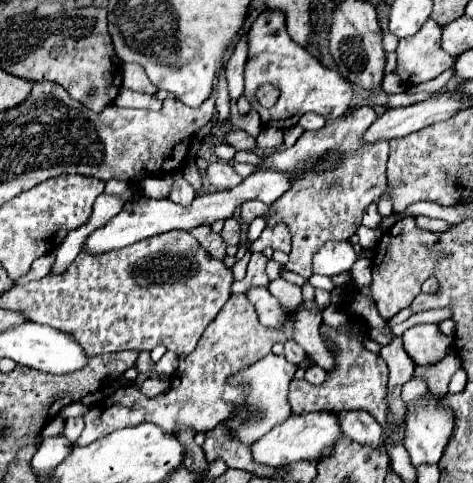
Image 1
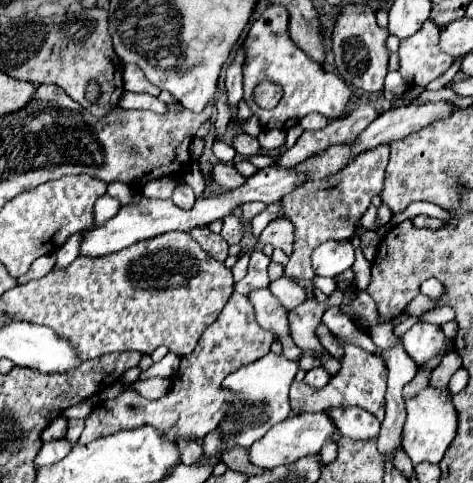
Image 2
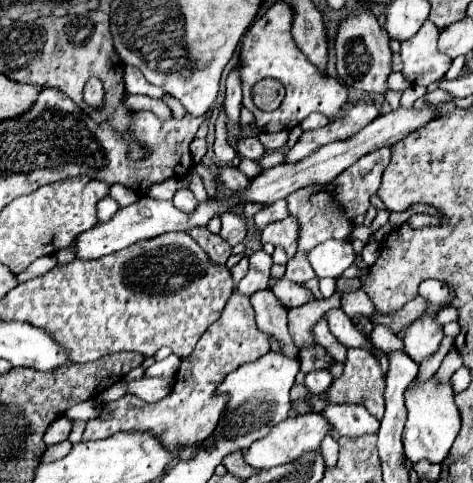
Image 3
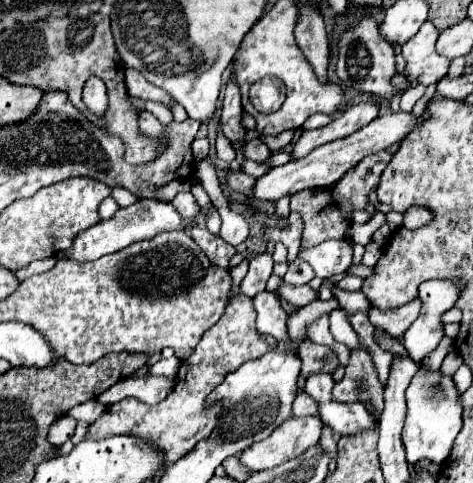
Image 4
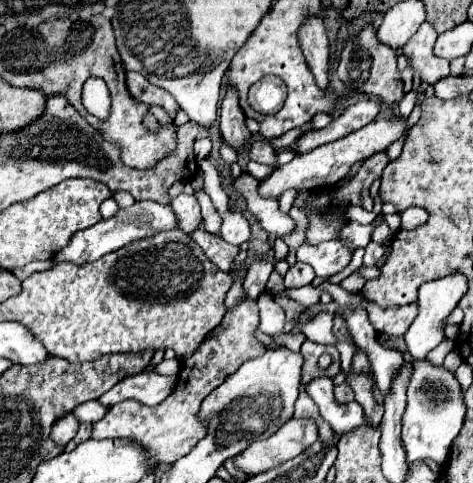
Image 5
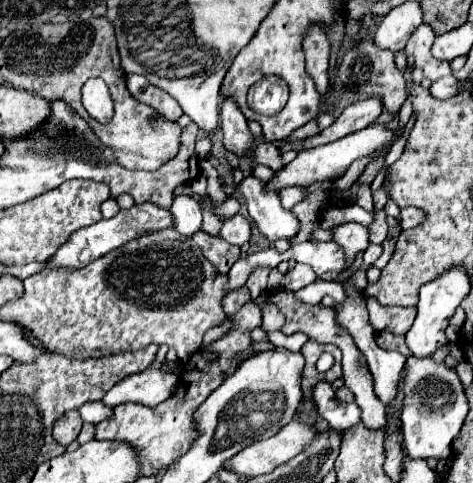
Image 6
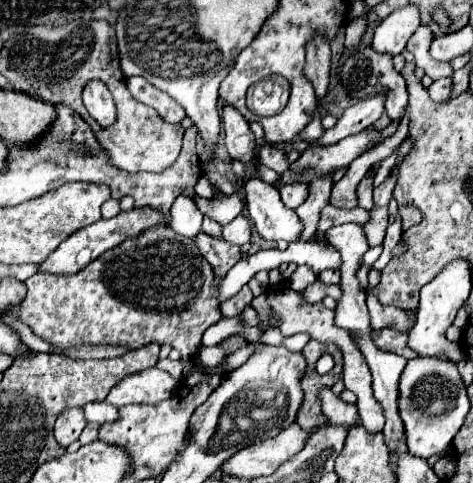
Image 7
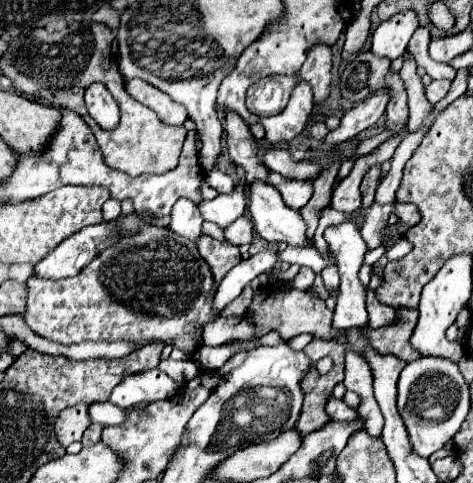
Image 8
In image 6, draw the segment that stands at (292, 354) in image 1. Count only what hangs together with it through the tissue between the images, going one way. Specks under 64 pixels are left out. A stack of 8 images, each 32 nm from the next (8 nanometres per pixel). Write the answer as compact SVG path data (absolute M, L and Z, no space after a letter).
M266 304L262 308L262 330L264 332L272 332L272 330L280 330L284 324L284 316L280 314L280 310L272 304Z

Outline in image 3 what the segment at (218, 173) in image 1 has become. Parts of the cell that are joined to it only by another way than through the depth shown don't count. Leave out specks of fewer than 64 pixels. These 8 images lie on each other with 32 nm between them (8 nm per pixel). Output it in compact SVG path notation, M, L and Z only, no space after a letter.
M224 166L218 178L220 178L222 184L224 184L228 190L232 190L232 192L238 192L238 190L242 190L242 188L248 188L248 184L250 184L250 180L252 180L252 178L248 178L246 174L242 174L238 168L232 168L232 166Z

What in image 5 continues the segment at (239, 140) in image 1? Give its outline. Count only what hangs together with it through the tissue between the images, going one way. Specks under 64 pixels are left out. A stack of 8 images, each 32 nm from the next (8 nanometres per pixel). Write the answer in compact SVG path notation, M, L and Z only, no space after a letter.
M256 140L252 142L250 146L250 158L254 162L260 162L260 164L268 164L272 168L278 168L278 160L276 160L276 150L270 142L264 142L264 140Z

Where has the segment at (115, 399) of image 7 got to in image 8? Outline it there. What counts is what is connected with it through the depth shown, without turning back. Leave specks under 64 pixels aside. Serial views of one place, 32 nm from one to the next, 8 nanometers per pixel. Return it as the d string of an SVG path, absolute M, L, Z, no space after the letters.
M146 370L124 378L112 392L110 402L120 408L132 408L140 402L156 402L174 396L174 380L162 370Z

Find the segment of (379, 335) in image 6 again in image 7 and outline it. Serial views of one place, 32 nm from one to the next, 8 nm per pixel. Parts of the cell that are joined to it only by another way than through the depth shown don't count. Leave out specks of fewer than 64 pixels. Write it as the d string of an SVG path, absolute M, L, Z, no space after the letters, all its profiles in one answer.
M382 328L382 330L372 330L372 340L380 350L386 352L396 352L400 356L404 356L406 360L416 358L416 354L408 348L406 340L408 340L408 332L410 330L394 330L394 328Z

